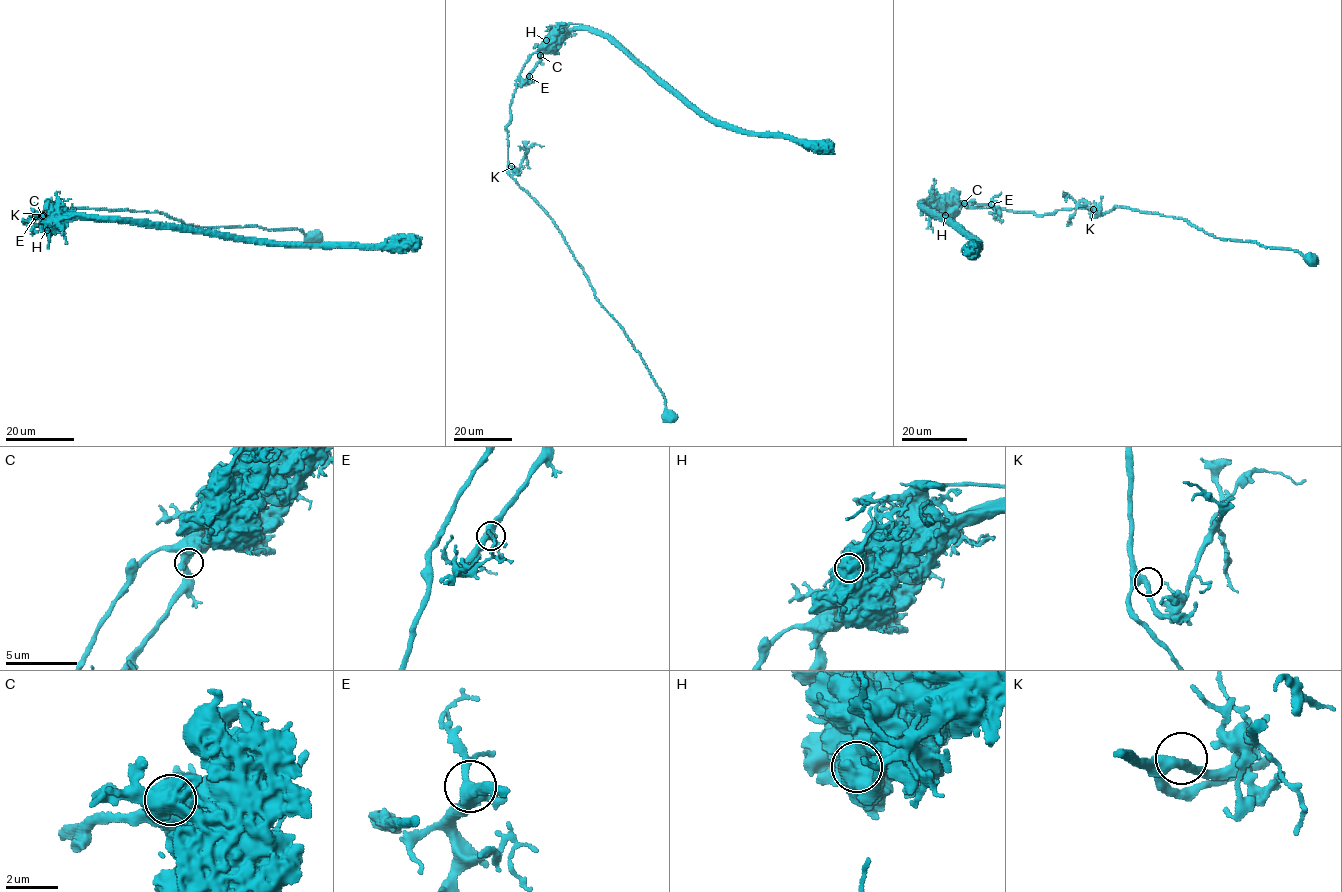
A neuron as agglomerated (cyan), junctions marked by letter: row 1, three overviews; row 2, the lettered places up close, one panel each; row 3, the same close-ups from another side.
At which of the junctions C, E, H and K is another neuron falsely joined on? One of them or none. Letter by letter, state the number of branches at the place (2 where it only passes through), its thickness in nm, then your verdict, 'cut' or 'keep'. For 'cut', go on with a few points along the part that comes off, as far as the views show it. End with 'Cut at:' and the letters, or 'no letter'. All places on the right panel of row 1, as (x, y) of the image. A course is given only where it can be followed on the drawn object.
C: 3 branches meet; 440 nm thick; keep
E: 5 branches meet; 400 nm thick; keep
H: 1 branches meet; 1500 nm thick; cut; foreign part runs (945, 215), (935, 215), (931, 204), (952, 199), (1042, 216), (1132, 208), (1316, 261)
K: 3 branches meet; 360 nm thick; keep
Cut at: H

